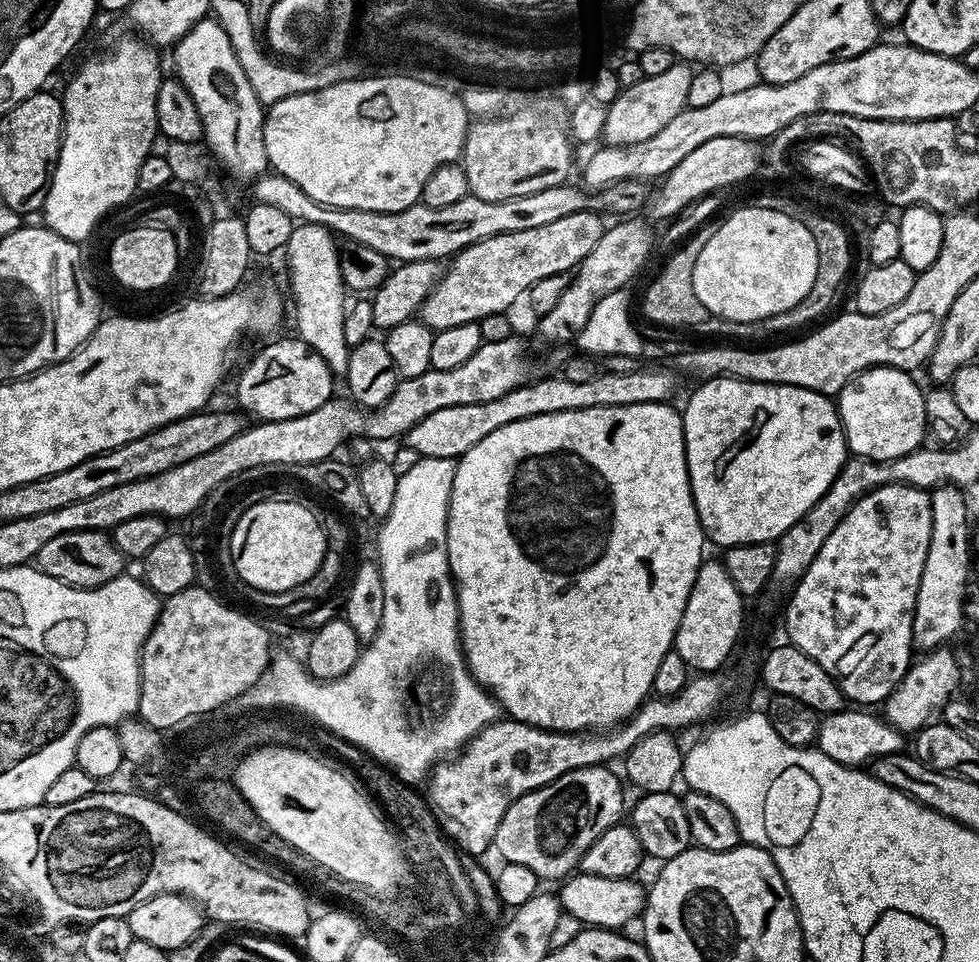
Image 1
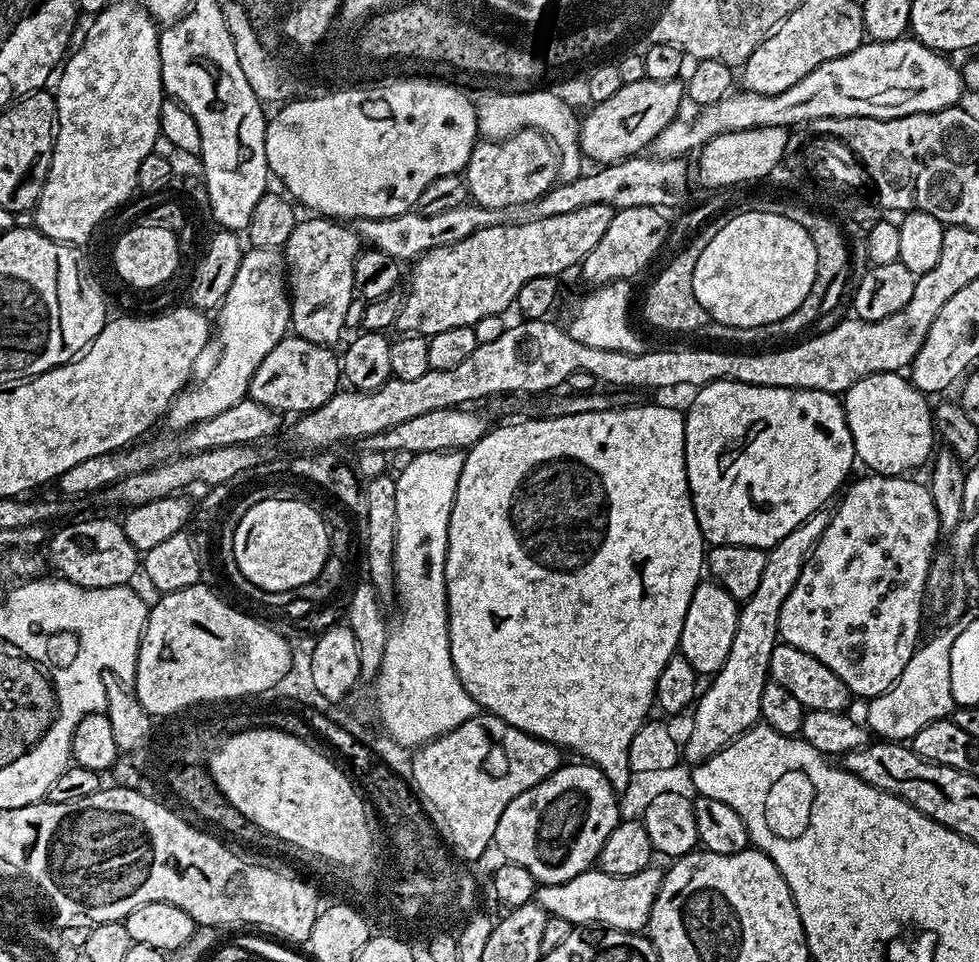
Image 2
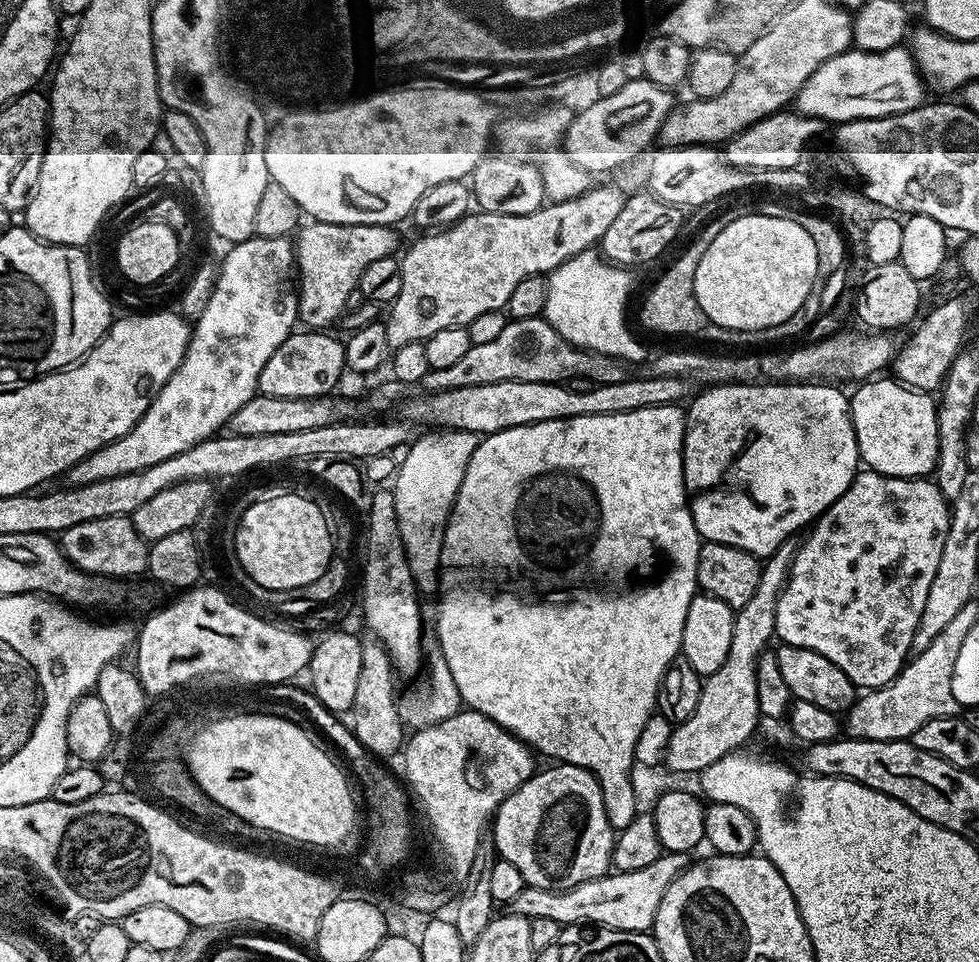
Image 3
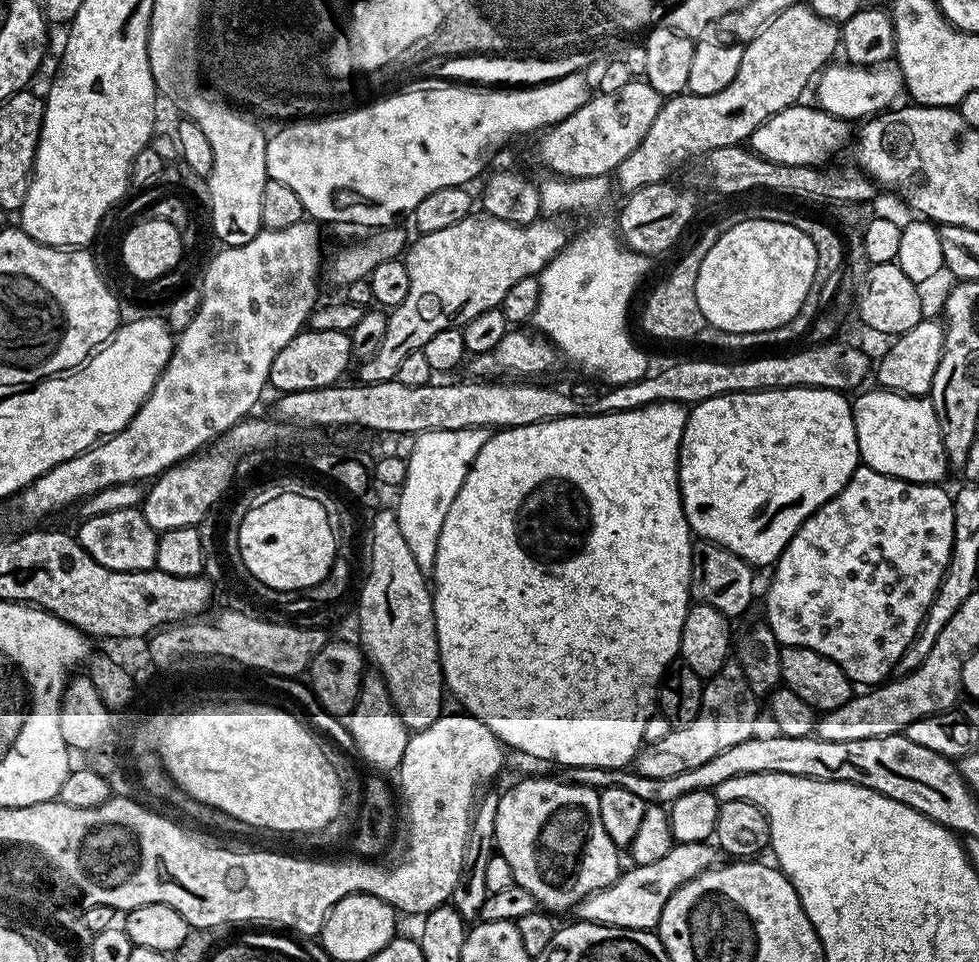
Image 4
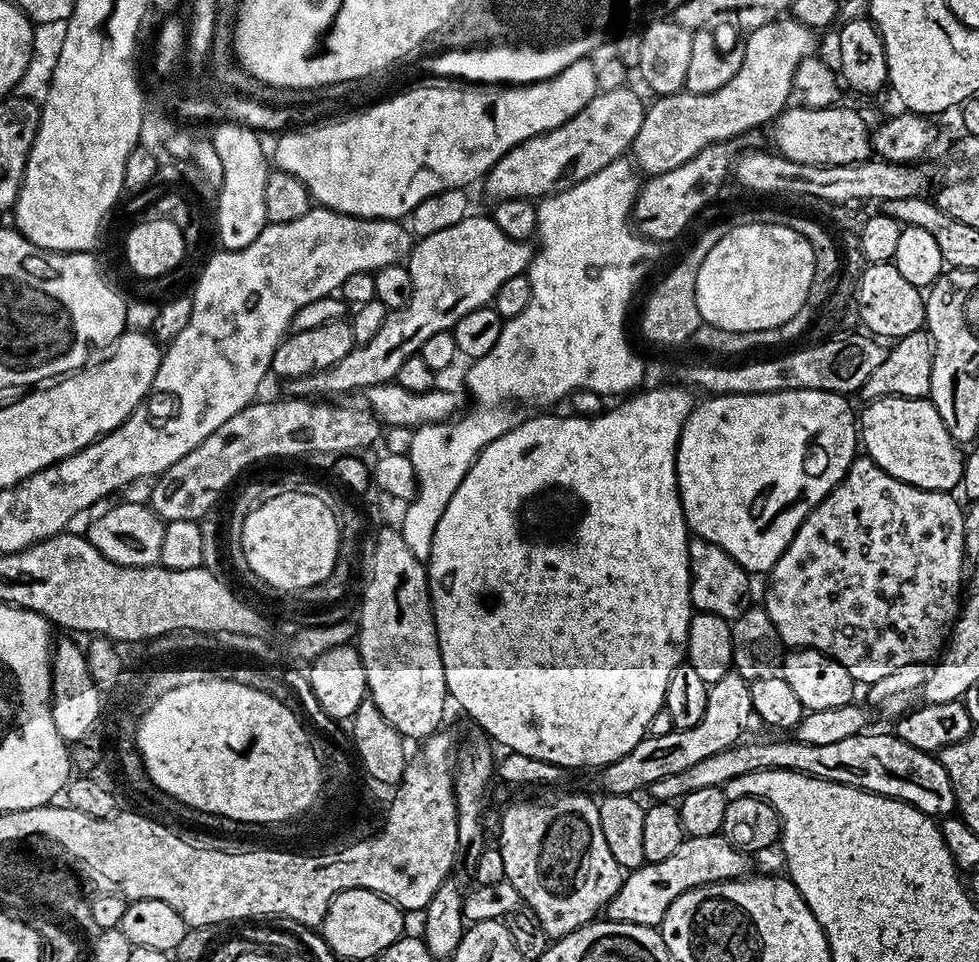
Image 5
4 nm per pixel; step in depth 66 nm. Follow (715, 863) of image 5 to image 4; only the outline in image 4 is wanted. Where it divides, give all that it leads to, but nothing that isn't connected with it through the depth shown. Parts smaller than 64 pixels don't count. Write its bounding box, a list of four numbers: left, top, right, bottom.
[575,842,718,932]

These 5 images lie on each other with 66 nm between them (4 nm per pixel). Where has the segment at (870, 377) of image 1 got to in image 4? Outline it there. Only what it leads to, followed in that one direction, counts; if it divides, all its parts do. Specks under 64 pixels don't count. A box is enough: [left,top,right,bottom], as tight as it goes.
[851,391,950,484]

